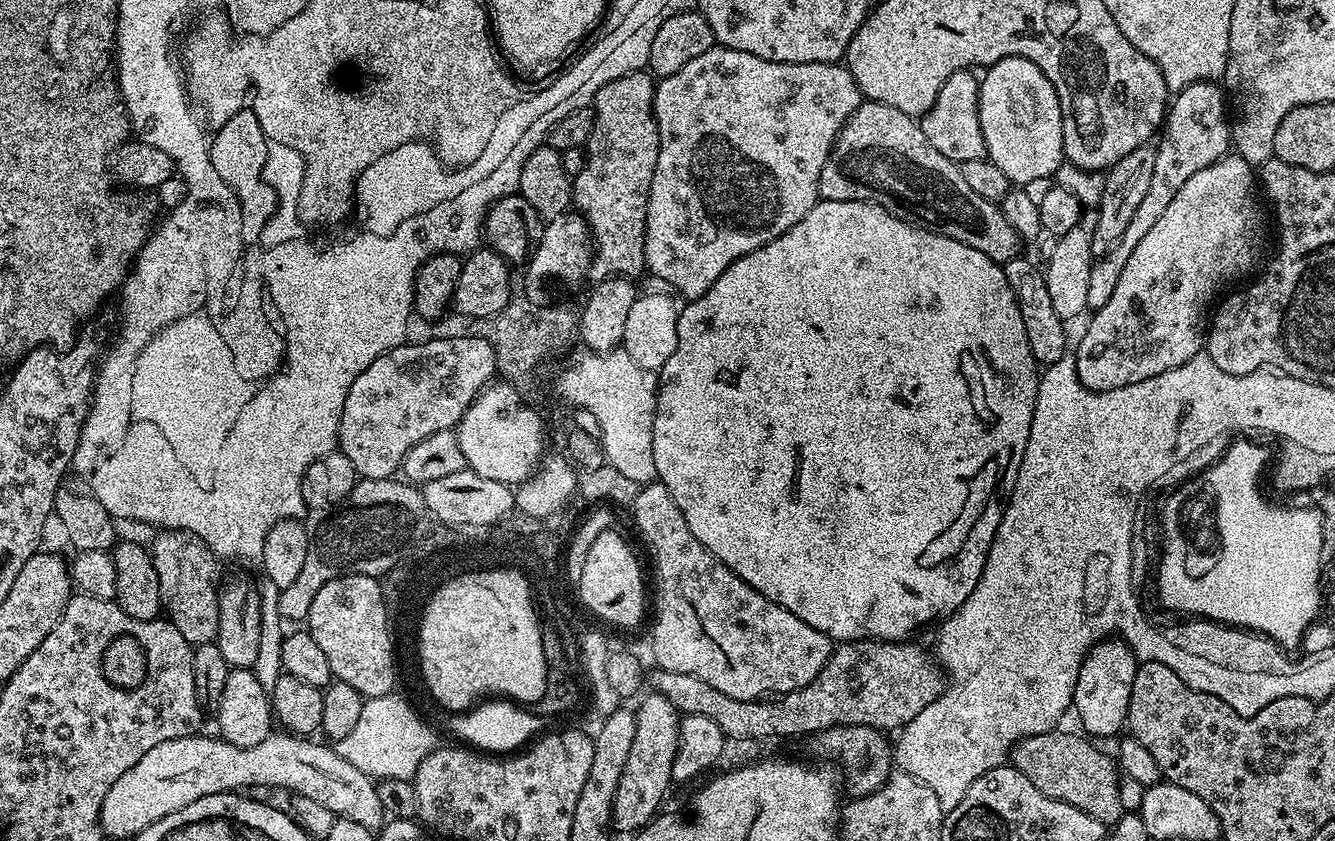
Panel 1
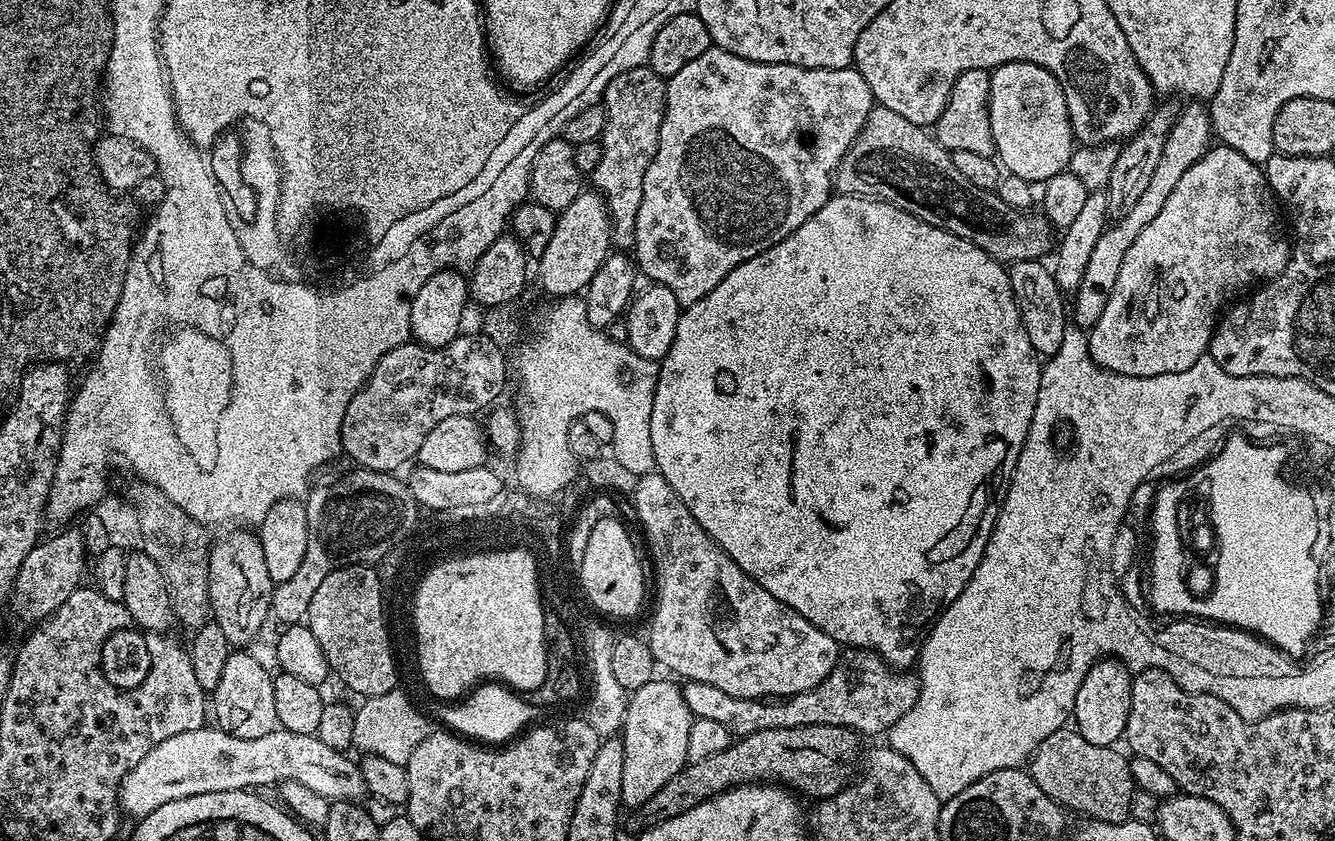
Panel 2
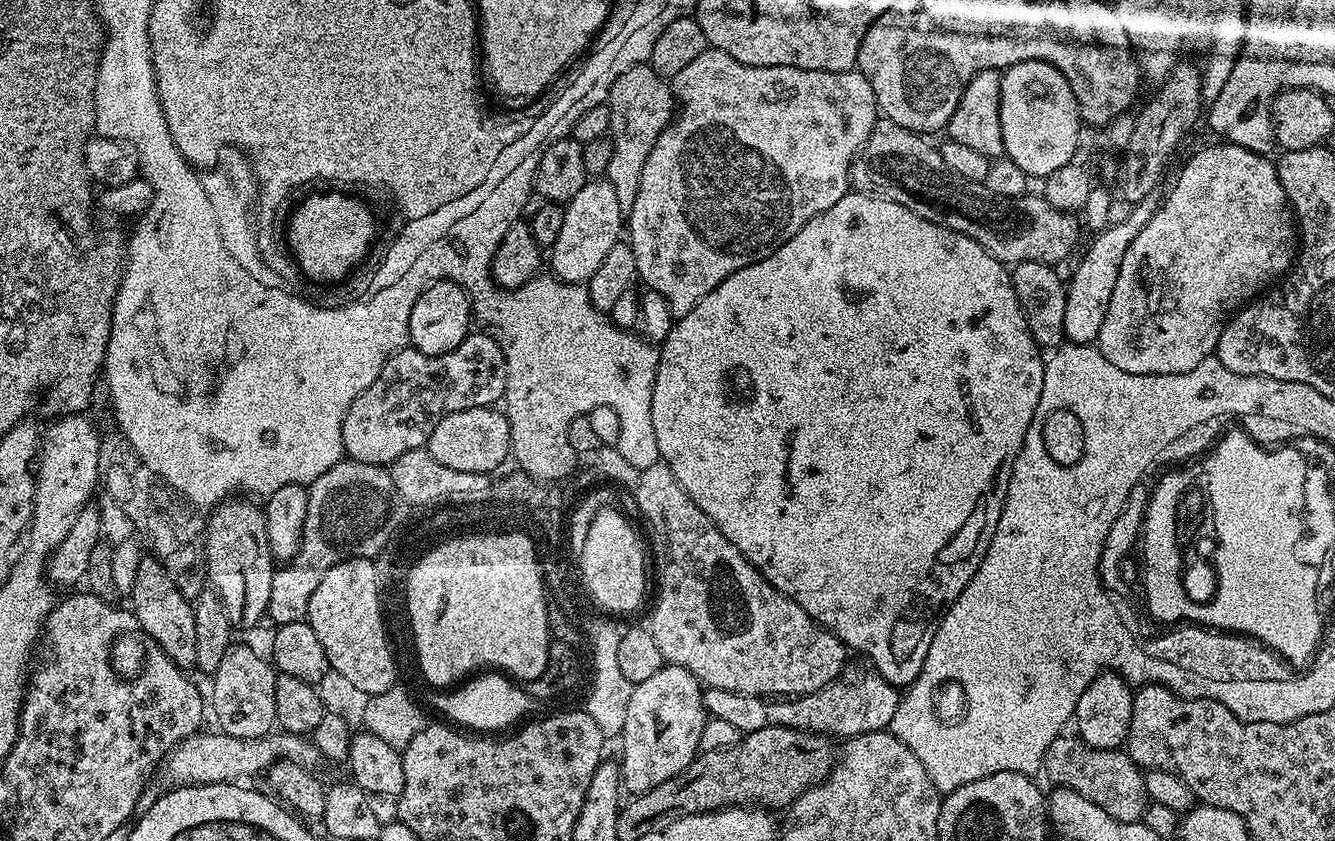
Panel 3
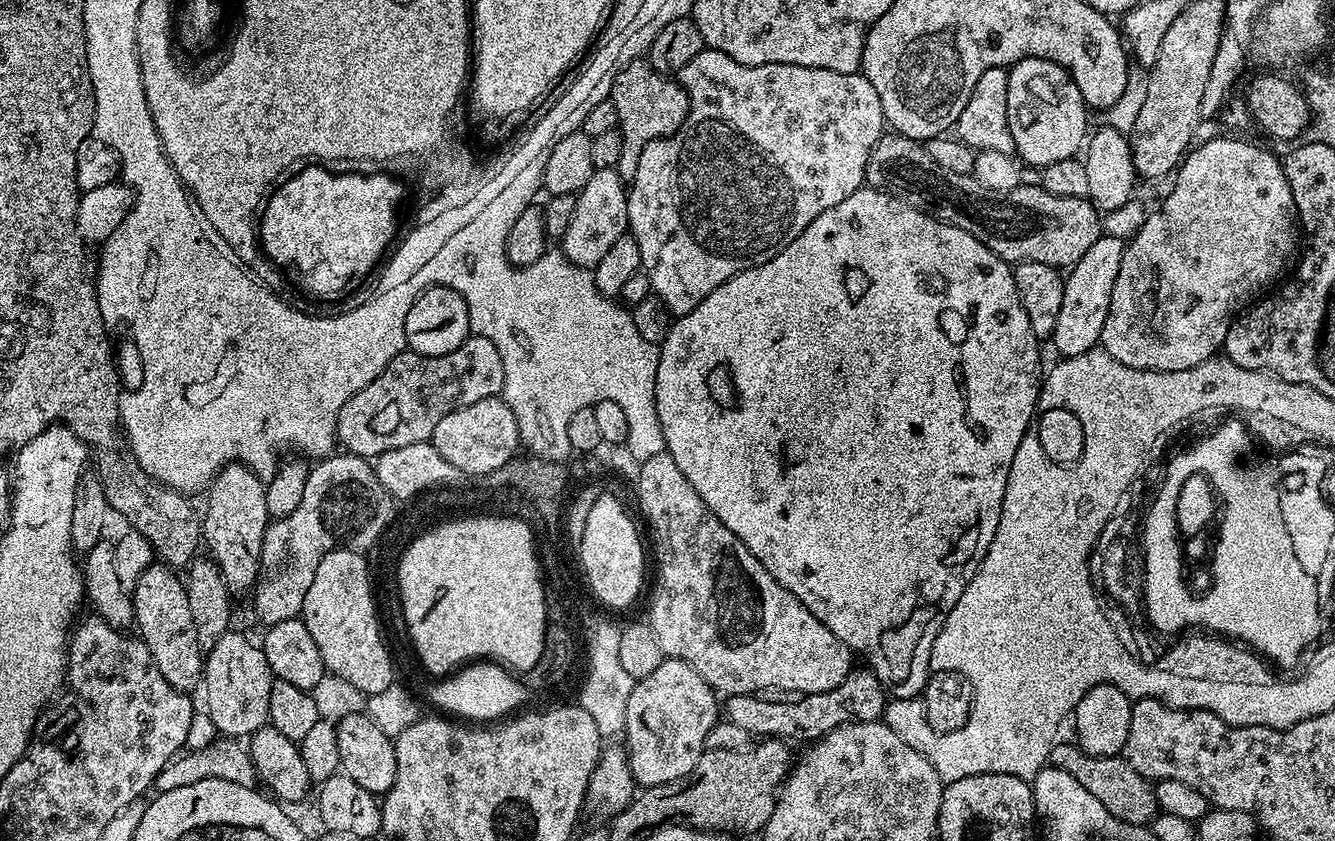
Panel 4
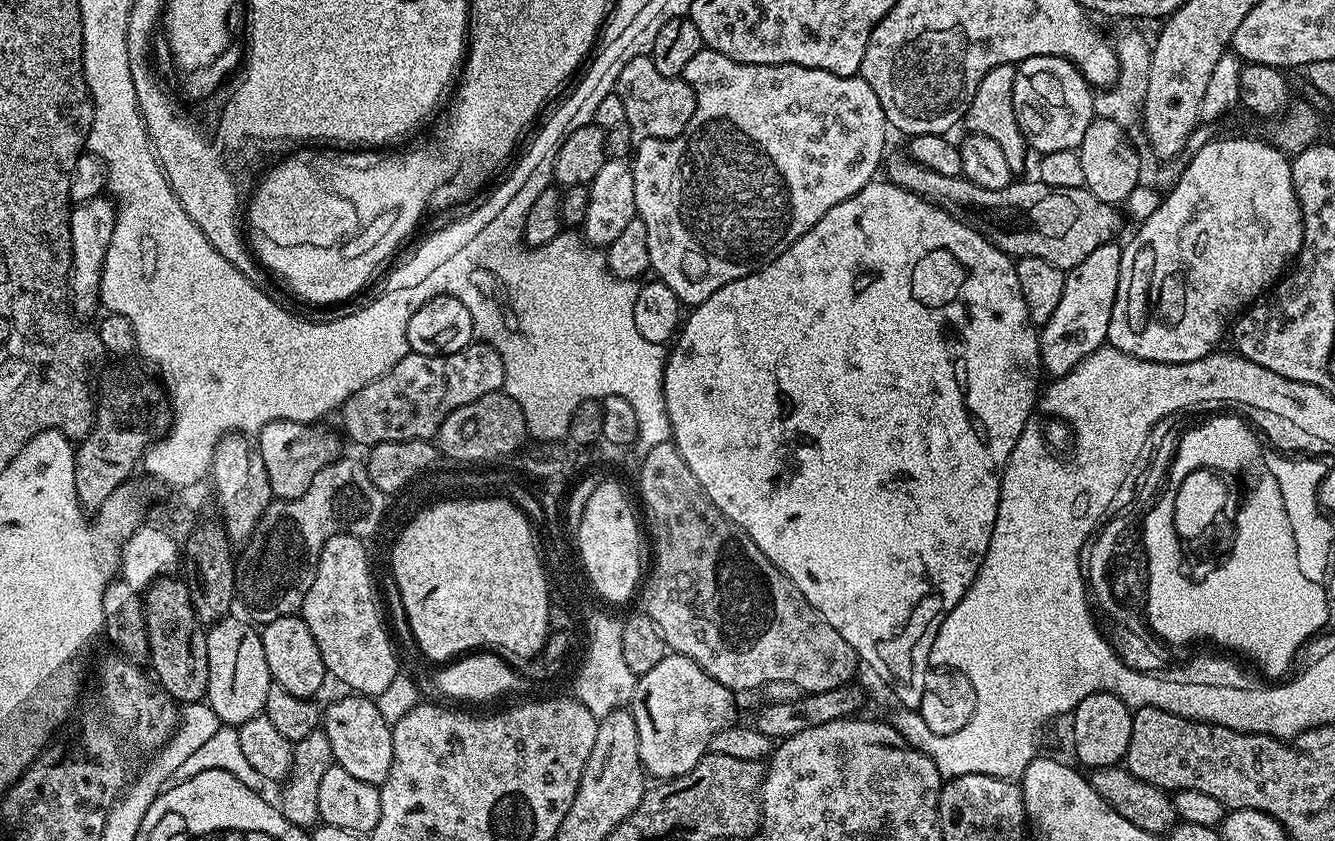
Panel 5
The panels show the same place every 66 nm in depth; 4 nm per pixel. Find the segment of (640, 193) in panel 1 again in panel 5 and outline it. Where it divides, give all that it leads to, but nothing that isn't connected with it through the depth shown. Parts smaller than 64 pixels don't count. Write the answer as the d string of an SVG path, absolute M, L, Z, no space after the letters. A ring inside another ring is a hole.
M629 55L619 65L615 80L614 92L622 100L625 110L624 122L630 126L633 141L639 142L650 138L669 140L682 134L682 130L686 130L696 109L694 90L679 76L658 74L651 55Z

